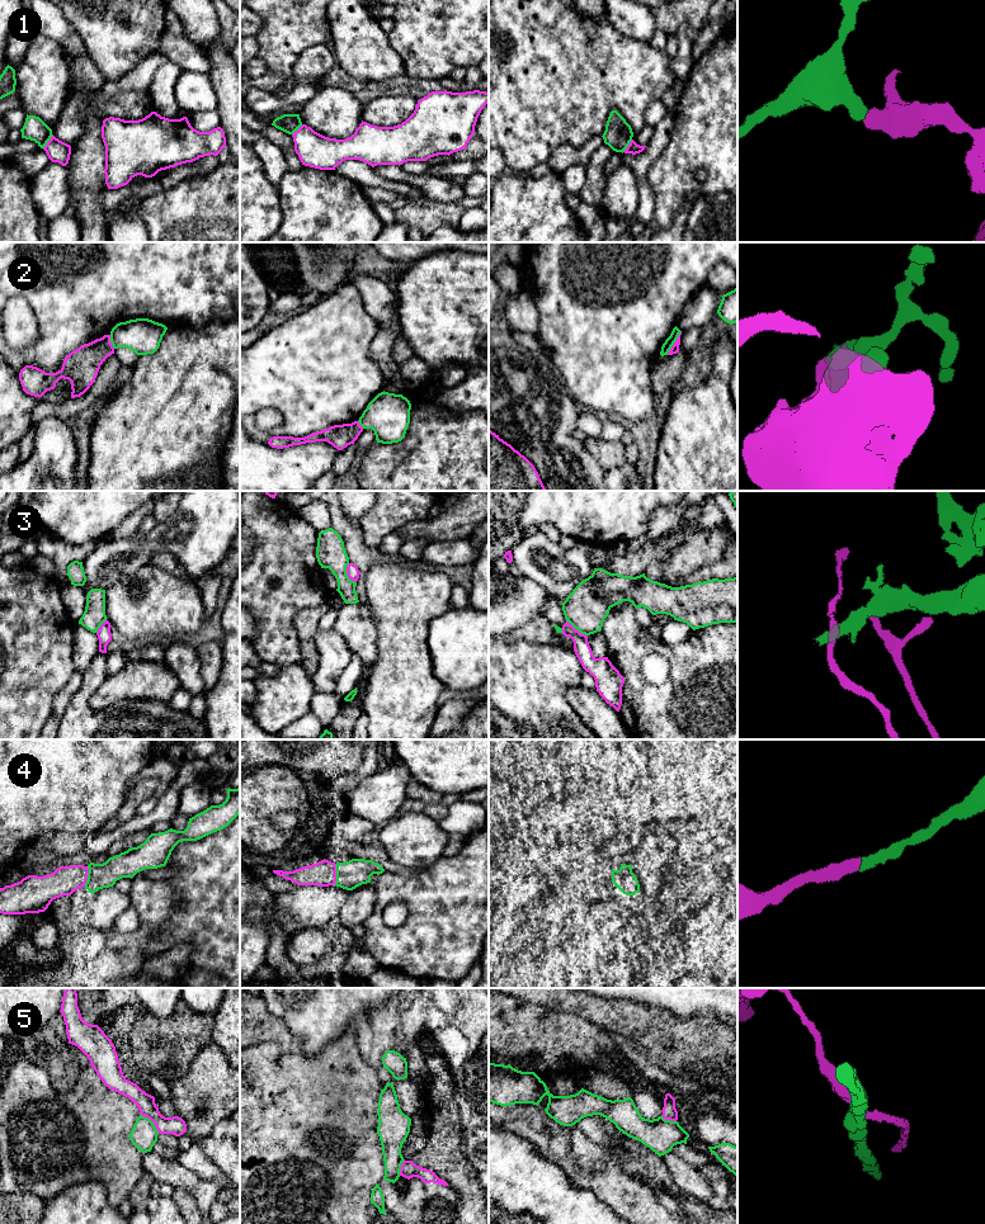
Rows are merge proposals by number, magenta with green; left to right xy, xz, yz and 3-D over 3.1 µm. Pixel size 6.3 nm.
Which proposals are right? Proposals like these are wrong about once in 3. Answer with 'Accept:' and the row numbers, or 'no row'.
Accept: 4

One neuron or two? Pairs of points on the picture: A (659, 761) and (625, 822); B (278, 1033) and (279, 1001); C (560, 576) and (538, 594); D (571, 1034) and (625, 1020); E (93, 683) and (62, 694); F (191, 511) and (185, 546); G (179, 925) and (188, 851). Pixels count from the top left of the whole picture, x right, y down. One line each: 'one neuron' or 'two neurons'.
A: one neuron
B: two neurons
C: two neurons
D: two neurons
E: two neurons
F: one neuron
G: one neuron

